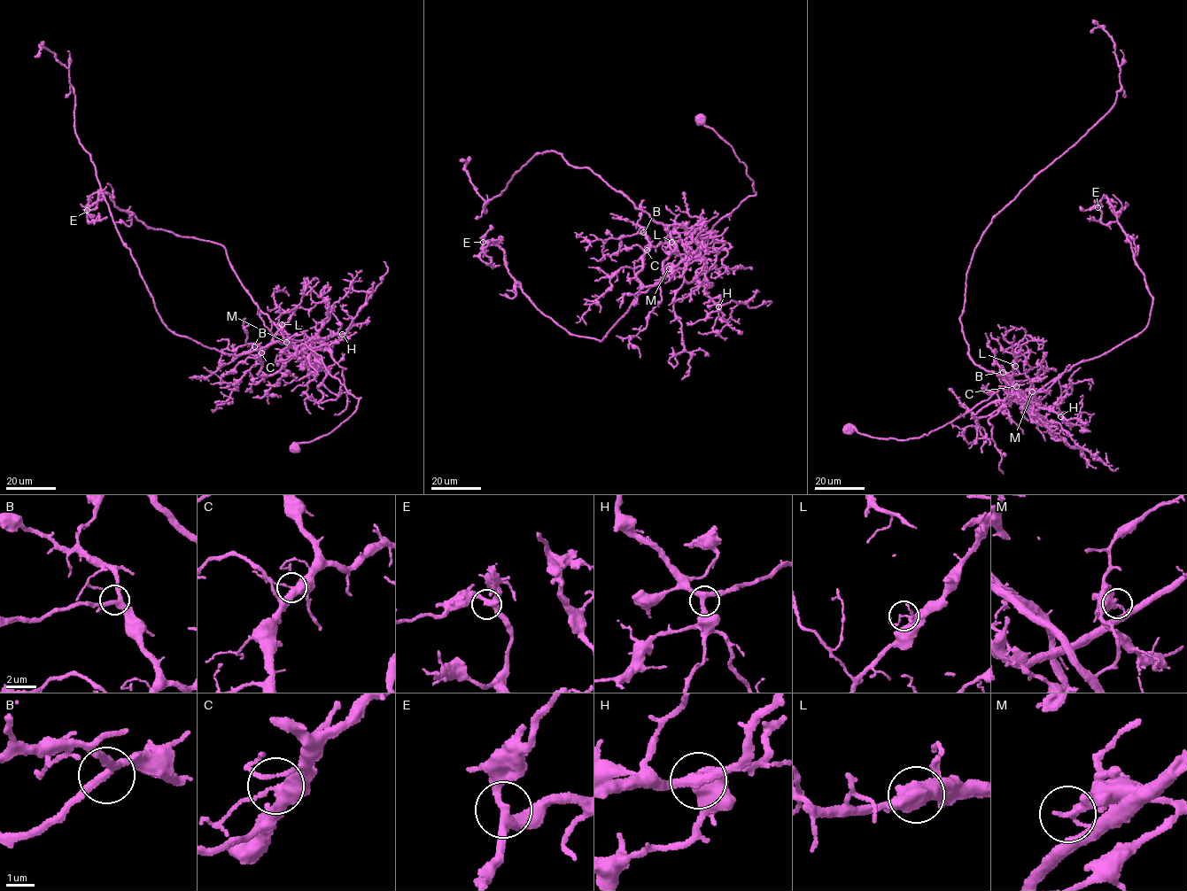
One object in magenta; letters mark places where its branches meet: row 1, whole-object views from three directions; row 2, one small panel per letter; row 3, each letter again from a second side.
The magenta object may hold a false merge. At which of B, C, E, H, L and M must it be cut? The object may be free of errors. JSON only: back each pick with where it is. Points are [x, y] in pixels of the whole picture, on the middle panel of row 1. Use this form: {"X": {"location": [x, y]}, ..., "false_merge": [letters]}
{"M": {"location": [669, 268]}, "false_merge": ["M"]}

